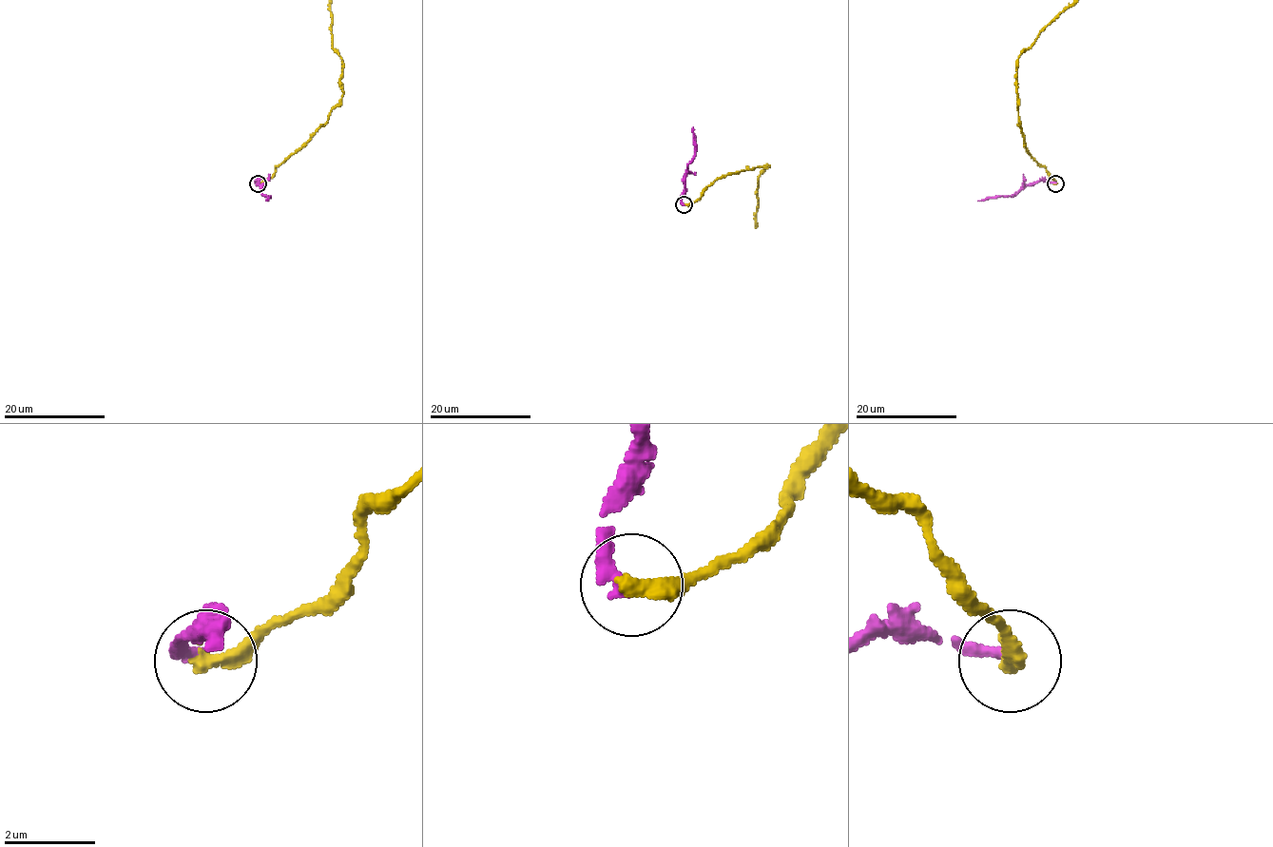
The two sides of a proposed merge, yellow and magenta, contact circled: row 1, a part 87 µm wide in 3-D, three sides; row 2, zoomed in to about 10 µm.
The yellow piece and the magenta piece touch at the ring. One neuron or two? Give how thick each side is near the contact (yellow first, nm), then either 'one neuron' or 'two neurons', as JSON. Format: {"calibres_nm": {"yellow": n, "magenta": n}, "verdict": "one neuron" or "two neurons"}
{"calibres_nm": {"yellow": 360, "magenta": 320}, "verdict": "two neurons"}

